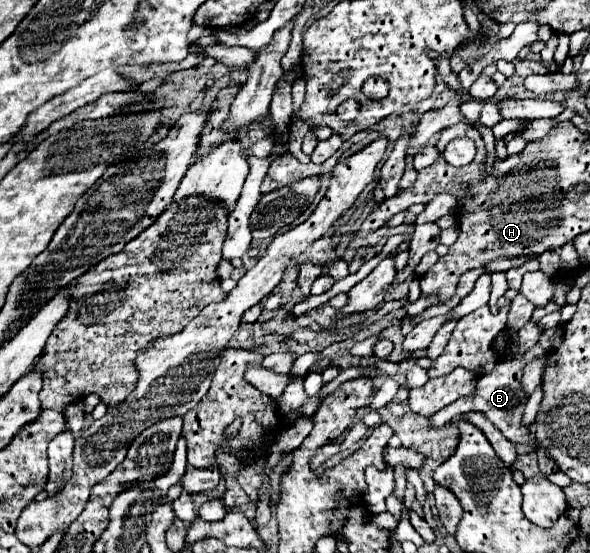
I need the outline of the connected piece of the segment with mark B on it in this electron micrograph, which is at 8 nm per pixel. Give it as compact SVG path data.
M537 343L524 354L516 354L510 356L510 358L500 359L490 373L478 377L478 391L476 391L476 395L472 395L472 399L458 399L458 401L446 405L444 409L440 409L438 413L432 415L432 425L440 427L440 425L448 423L450 419L454 419L456 415L470 413L470 411L482 411L502 431L502 435L506 439L510 439L512 443L526 443L526 445L530 445L530 447L536 449L536 453L538 453L538 465L540 465L542 475L554 473L556 471L556 465L544 455L544 449L536 445L536 441L532 439L532 433L526 427L522 427L522 423L520 423L520 417L522 417L522 411L524 411L524 403L526 403L526 395L520 389L522 369L524 369L526 363L544 358L545 355L546 351Z

